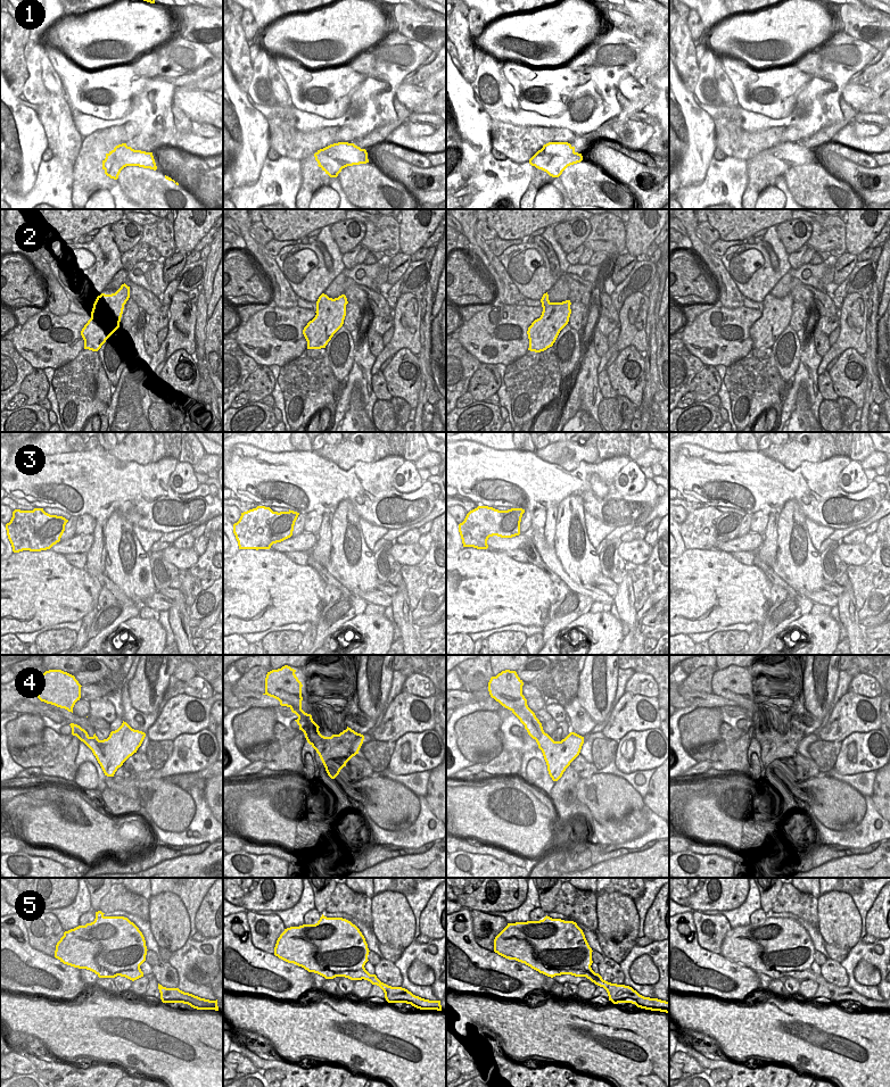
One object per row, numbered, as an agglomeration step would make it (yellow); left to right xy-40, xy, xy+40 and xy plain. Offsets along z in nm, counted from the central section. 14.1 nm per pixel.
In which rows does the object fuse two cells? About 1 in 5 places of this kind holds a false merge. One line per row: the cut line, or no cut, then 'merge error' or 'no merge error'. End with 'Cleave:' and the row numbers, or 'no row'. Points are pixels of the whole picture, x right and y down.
1: xy+40 (567, 166), (562, 158), (552, 157), (545, 167) | merge error
2: no cut | no merge error
3: no cut | no merge error
4: no cut | no merge error
5: no cut | no merge error
Cleave: 1

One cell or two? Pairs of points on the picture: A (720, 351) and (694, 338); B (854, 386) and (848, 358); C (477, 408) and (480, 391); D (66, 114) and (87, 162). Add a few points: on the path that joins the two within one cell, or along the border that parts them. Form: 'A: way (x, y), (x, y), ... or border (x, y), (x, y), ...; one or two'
A: way (717, 345), (710, 338), (701, 338); one
B: way (849, 379), (847, 376), (848, 365); one
C: border (474, 400), (484, 401); two
D: way (66, 125), (69, 141), (79, 150); one

